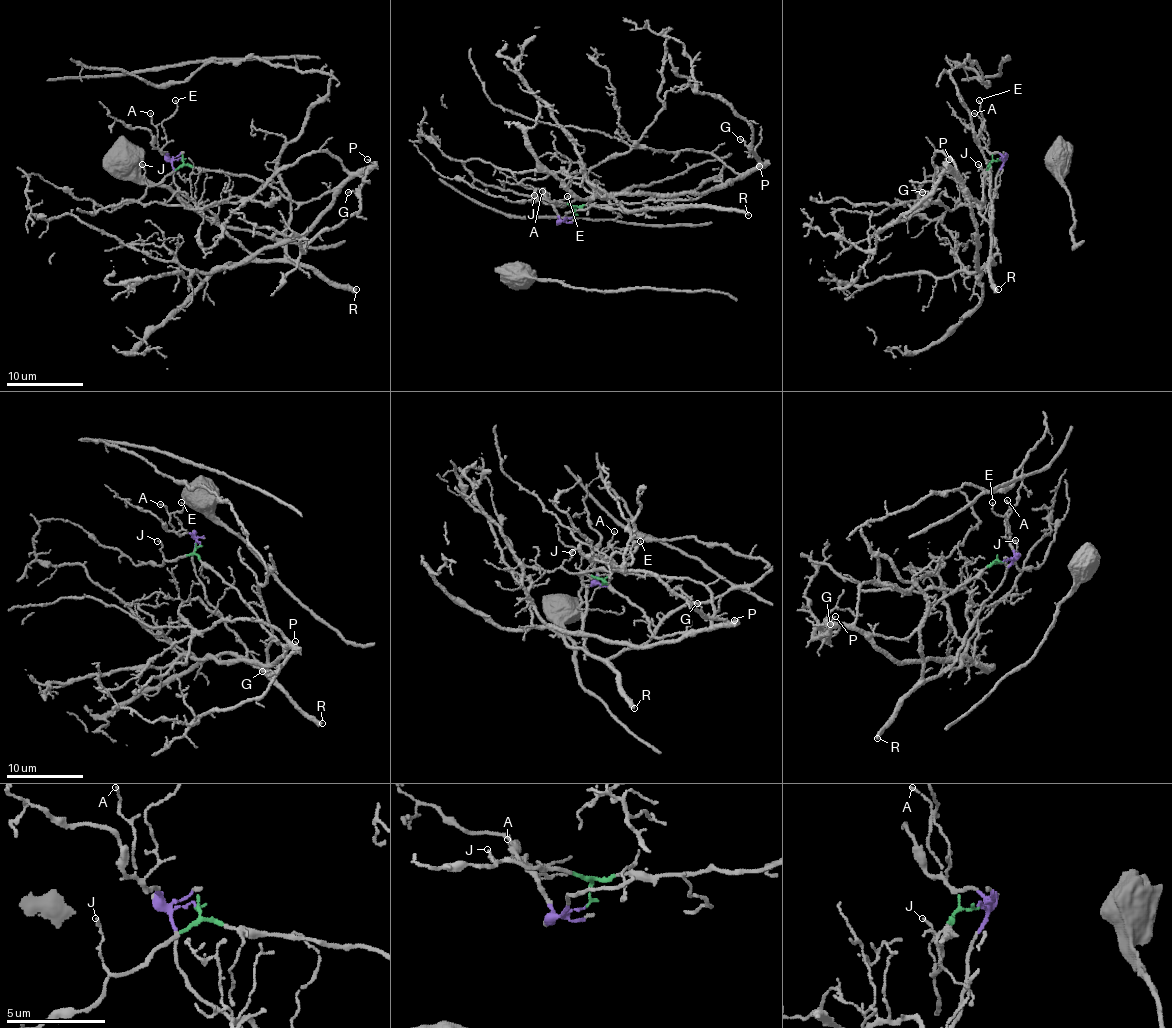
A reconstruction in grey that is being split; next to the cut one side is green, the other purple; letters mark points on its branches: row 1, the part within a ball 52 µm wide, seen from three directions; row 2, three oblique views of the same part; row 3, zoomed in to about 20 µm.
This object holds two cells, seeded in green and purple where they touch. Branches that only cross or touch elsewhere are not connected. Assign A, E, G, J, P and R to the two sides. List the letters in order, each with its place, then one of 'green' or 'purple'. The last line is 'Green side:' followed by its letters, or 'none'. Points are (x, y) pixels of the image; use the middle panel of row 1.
A: at (542, 191); purple
E: at (567, 196); purple
G: at (740, 139); green
J: at (534, 195); green
P: at (759, 166); green
R: at (748, 215); purple
Green side: G, J, P

